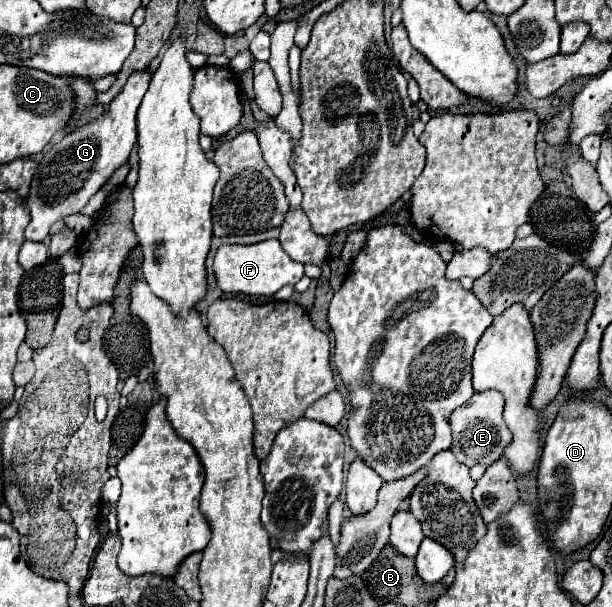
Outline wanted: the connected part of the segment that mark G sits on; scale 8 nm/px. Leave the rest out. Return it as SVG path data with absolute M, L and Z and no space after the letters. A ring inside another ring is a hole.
M148 68L134 72L126 80L122 92L106 106L106 112L100 118L90 120L86 126L66 134L42 156L32 180L30 196L26 198L26 208L32 216L30 224L26 226L28 240L44 240L54 222L64 220L68 214L78 214L104 186L108 176L112 176L114 170L128 160L130 150L138 138L136 110L150 86L150 80L152 74Z

